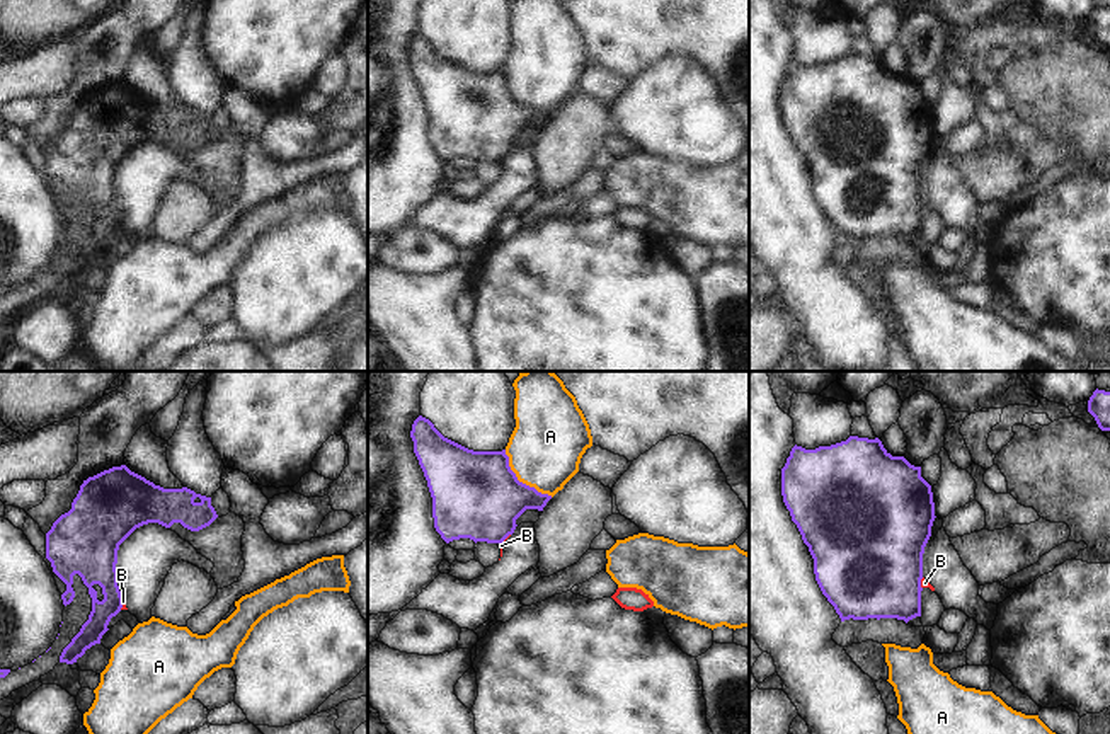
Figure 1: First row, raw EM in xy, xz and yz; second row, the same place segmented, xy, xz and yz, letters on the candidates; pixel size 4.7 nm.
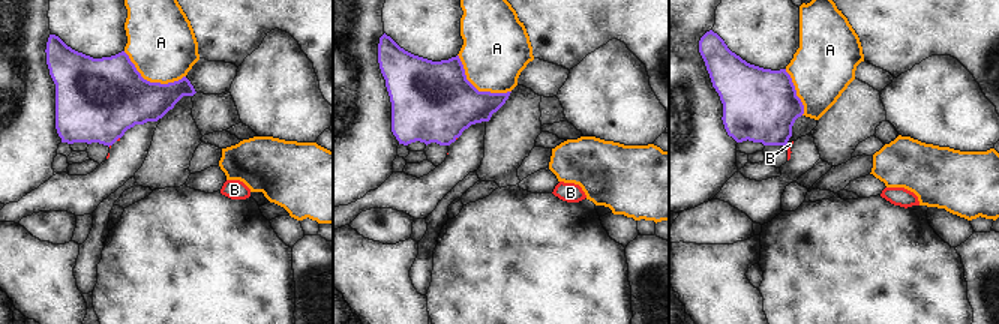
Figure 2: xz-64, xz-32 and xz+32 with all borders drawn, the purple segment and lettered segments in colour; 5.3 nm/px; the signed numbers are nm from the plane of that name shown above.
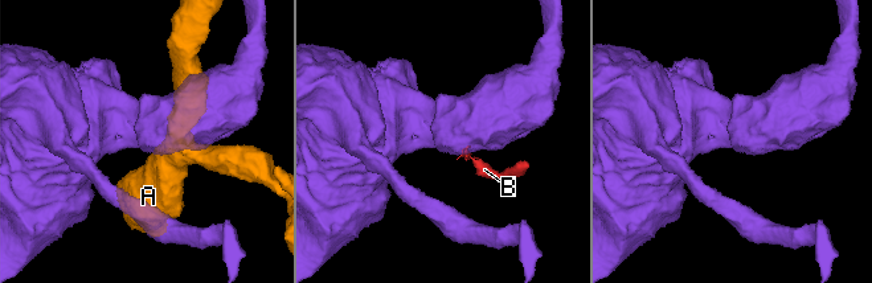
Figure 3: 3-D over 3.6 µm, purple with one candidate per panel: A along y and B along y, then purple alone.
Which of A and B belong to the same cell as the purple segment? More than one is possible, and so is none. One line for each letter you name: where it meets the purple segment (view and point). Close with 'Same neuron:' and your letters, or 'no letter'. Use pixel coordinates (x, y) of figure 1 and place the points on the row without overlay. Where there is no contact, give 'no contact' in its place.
Same neuron: no letter

